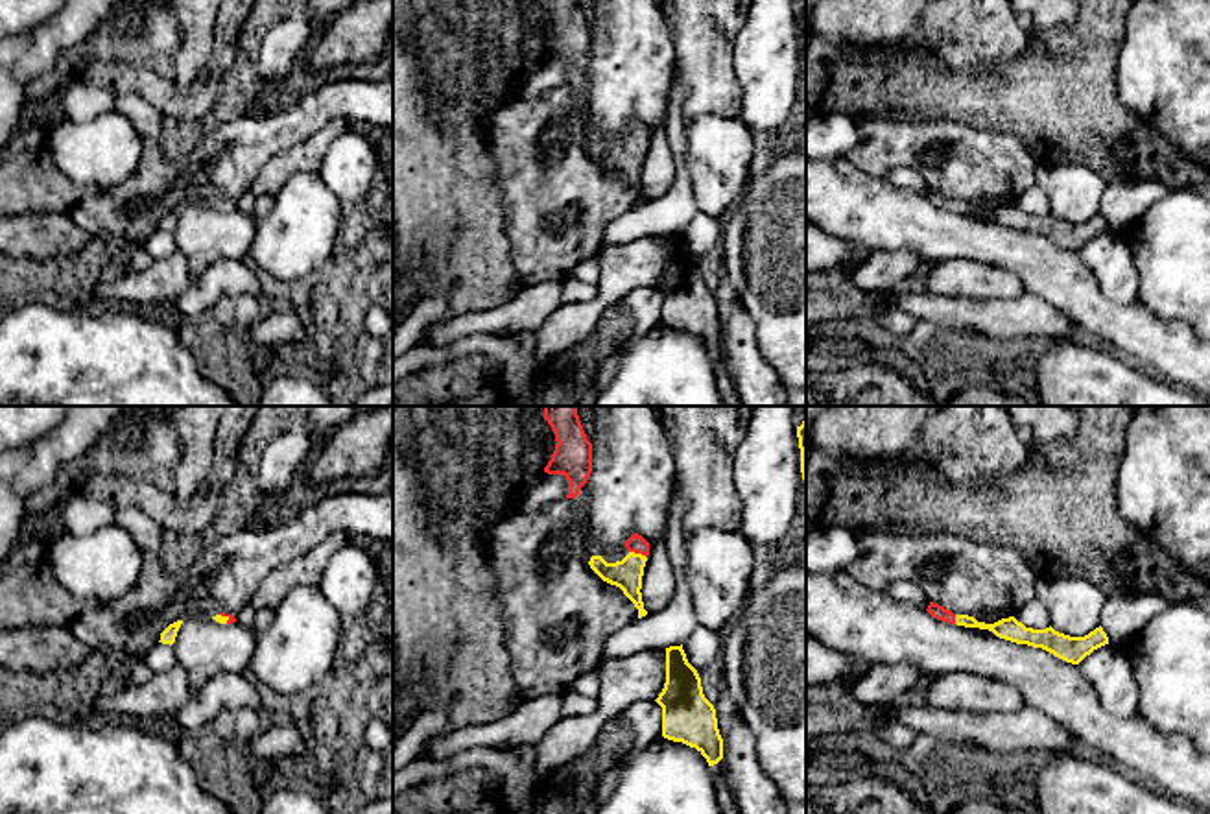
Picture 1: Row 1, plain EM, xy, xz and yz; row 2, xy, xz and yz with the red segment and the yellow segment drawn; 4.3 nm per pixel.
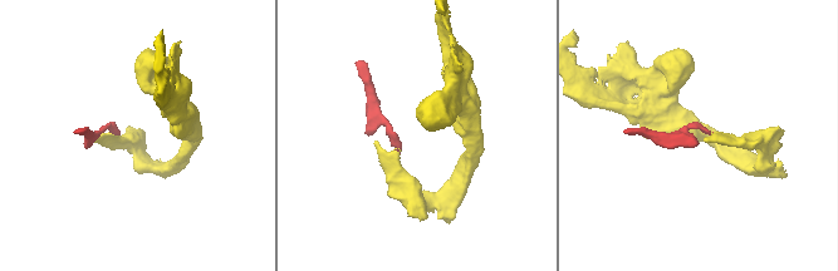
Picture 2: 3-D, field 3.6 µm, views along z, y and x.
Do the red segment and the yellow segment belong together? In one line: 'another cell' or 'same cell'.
same cell

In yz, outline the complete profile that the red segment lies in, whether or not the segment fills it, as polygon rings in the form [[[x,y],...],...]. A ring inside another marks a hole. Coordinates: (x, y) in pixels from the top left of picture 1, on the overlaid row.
[[[930,602],[926,611],[933,618],[948,622],[948,624],[989,629],[1000,639],[1005,639],[1016,644],[1027,644],[1033,648],[1042,648],[1053,653],[1055,657],[1072,664],[1079,664],[1094,650],[1109,644],[1109,637],[1101,626],[1085,637],[1070,637],[1070,635],[1055,631],[1051,626],[1046,629],[1026,628],[1014,616],[1002,618],[994,624],[978,622],[974,616],[954,615],[952,611],[933,602]]]

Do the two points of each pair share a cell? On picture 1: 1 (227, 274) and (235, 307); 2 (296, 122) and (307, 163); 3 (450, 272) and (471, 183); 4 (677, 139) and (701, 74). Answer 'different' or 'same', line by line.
1: different
2: different
3: same
4: different

